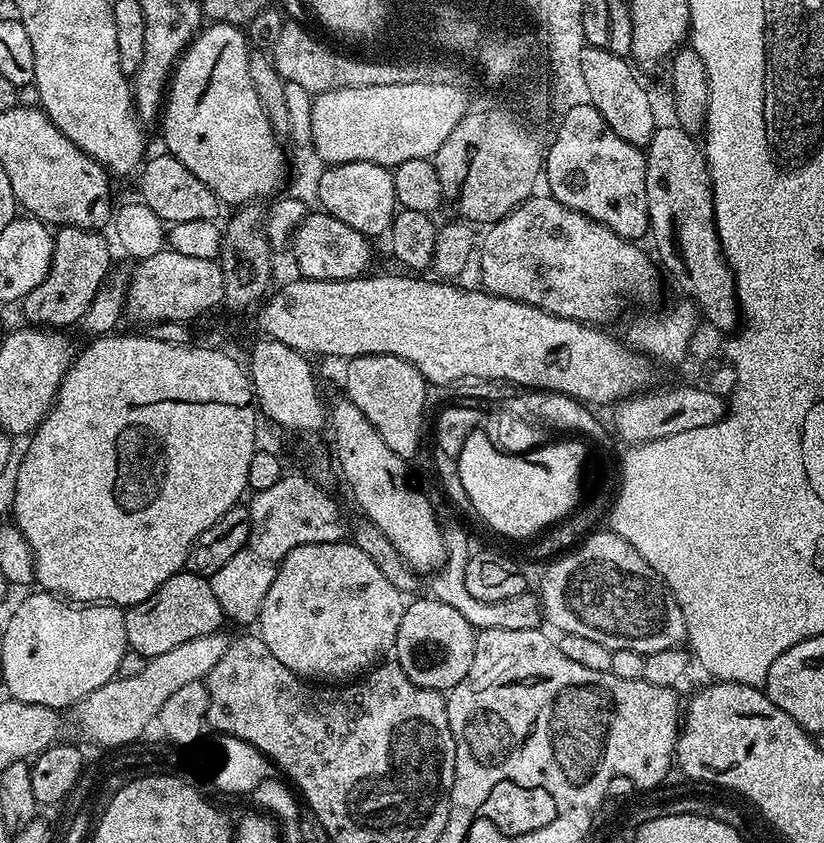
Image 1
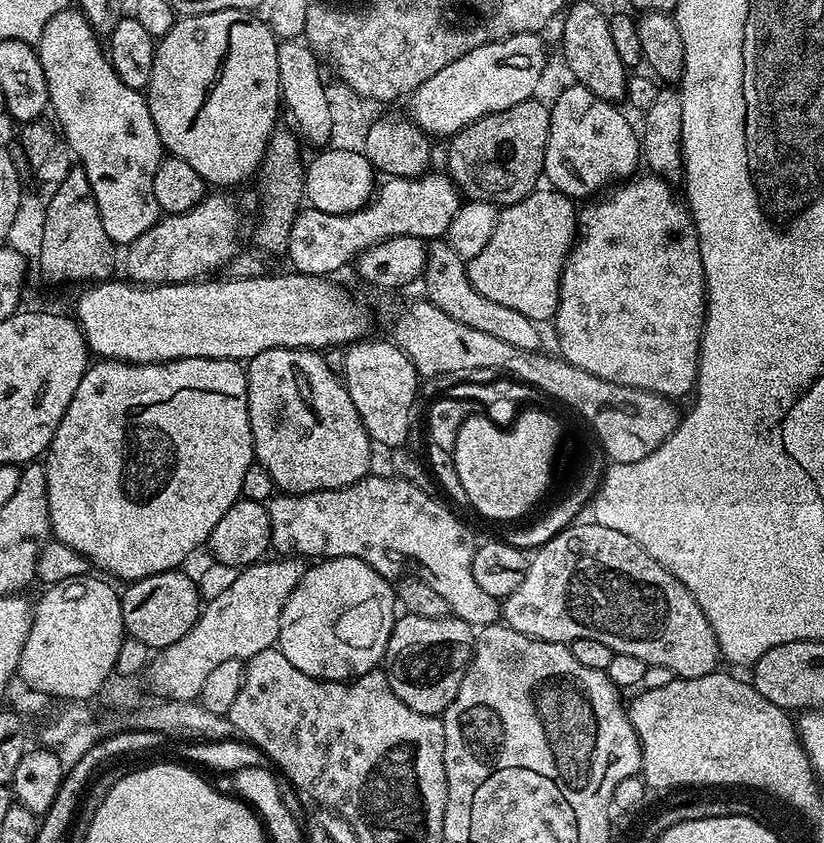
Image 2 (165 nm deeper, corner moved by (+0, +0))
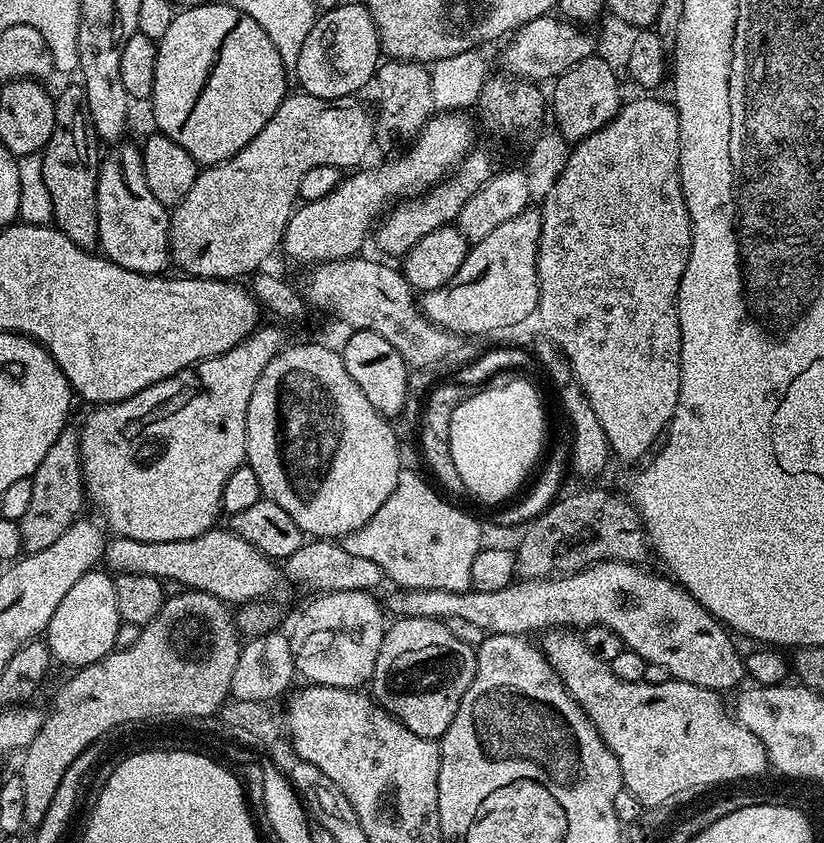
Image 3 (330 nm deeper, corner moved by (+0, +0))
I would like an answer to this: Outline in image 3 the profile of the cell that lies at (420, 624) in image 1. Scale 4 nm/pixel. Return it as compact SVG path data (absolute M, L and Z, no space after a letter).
M406 616L395 622L397 624L387 625L384 641L378 650L370 681L370 695L385 712L389 712L399 724L406 726L406 730L427 740L439 741L450 722L454 722L454 714L458 714L462 694L466 694L476 673L473 645L458 642L458 638L454 638L454 634L450 634L450 630L446 630L444 623L439 620Z

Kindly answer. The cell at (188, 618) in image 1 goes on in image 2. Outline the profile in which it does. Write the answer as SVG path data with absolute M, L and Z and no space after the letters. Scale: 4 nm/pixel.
M184 570L159 572L141 580L133 580L128 589L120 592L122 622L127 635L146 642L146 646L159 650L178 642L192 629L202 611L202 599L197 588L197 581L188 577Z

